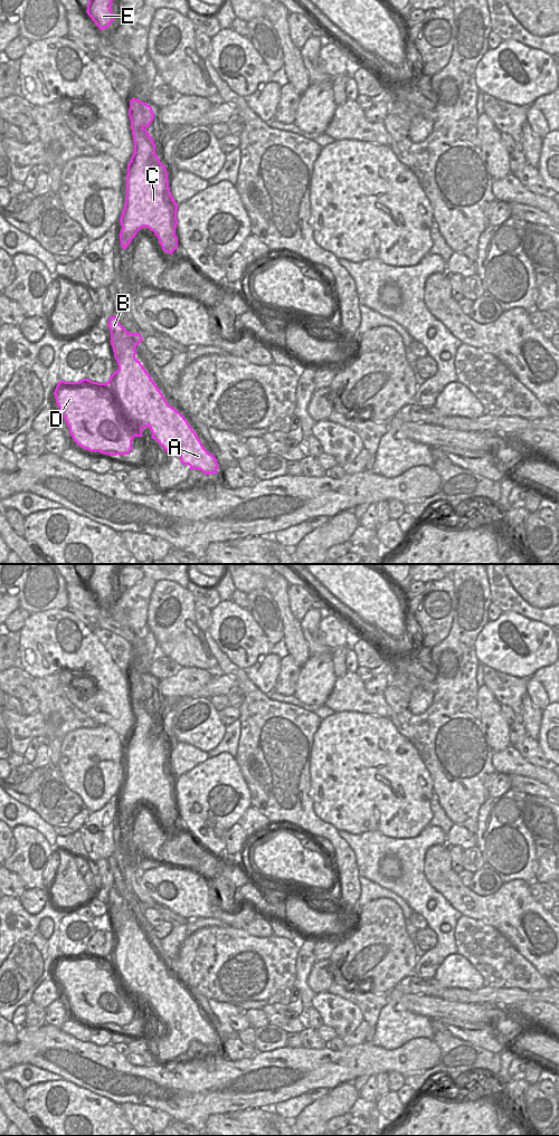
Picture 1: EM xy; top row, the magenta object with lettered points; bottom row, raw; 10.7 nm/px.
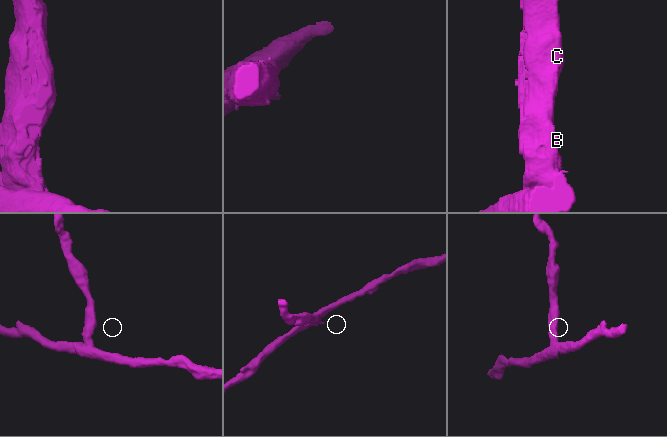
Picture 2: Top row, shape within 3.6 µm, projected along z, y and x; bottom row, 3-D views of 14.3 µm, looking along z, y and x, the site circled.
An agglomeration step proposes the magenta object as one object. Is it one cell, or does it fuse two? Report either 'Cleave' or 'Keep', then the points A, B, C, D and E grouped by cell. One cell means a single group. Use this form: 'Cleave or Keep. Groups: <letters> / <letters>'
Cleave. Groups: A B C E / D

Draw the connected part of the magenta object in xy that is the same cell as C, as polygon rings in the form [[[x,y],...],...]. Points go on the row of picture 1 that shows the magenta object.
[[[132,98],[130,101],[129,116],[134,151],[126,170],[126,198],[120,218],[122,226],[120,232],[121,246],[126,249],[136,232],[146,227],[158,237],[162,249],[171,255],[178,248],[178,238],[176,236],[178,204],[169,189],[167,169],[157,156],[154,141],[145,130],[153,121],[154,114],[150,105],[138,98]]]

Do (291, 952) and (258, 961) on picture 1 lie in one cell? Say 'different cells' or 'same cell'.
same cell

